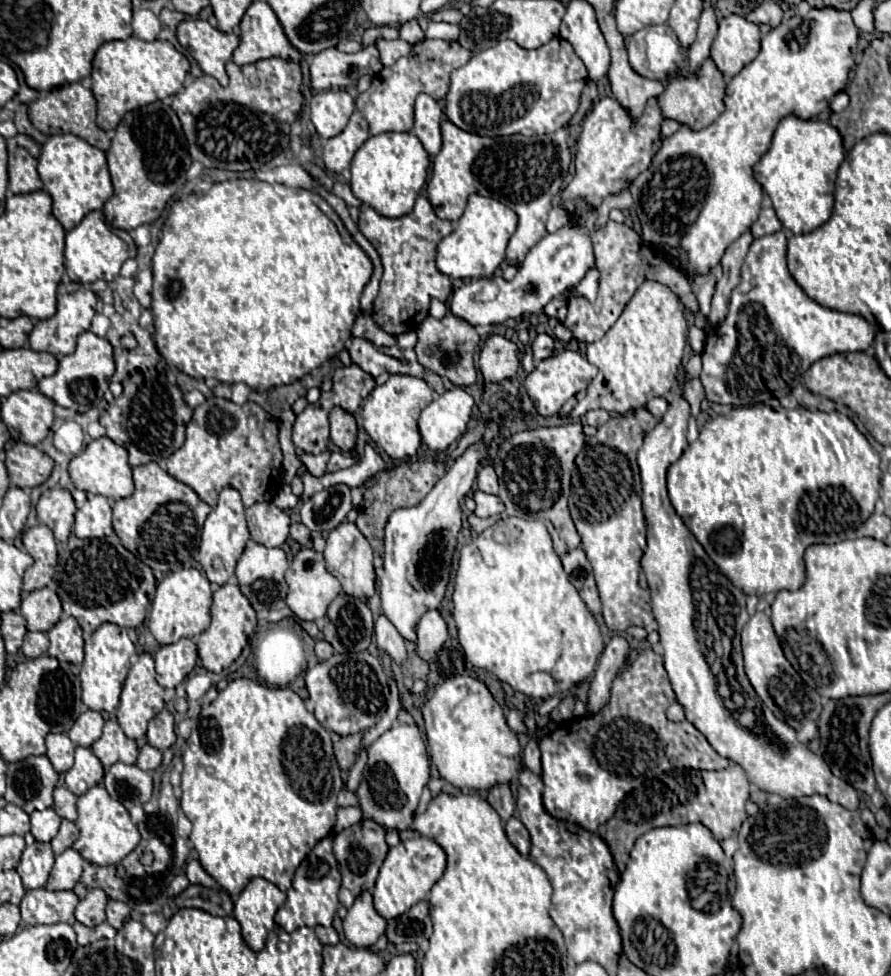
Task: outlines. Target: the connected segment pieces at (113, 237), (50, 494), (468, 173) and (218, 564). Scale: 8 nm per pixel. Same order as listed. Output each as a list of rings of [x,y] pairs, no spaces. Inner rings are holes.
[[[91,211],[85,215],[85,219],[73,227],[65,237],[65,271],[71,281],[91,285],[97,279],[113,281],[119,275],[121,265],[125,259],[135,257],[137,247],[131,239],[131,235],[123,229],[113,229],[105,223],[103,211]]]
[[[47,489],[37,503],[37,519],[47,525],[57,541],[67,541],[75,515],[75,501],[67,489]]]
[[[451,121],[441,123],[443,147],[433,159],[431,179],[427,183],[427,197],[441,219],[457,223],[471,193],[493,197],[509,205],[519,215],[515,235],[507,245],[507,263],[521,267],[525,255],[545,235],[551,199],[563,185],[563,175],[569,171],[571,151],[567,147],[569,129],[561,127],[549,135],[509,135],[509,137],[481,137],[467,133]]]
[[[225,487],[219,495],[217,505],[211,509],[211,513],[205,519],[205,527],[203,527],[203,533],[201,533],[201,545],[199,545],[199,555],[197,555],[197,561],[205,569],[207,579],[211,583],[225,585],[233,577],[237,559],[241,557],[247,541],[249,541],[249,531],[247,531],[247,523],[245,523],[245,507],[241,503],[241,495],[235,489]]]

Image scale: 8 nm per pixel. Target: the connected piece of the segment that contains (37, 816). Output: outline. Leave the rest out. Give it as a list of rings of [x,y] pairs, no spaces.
[[[49,807],[43,811],[31,813],[31,833],[37,841],[51,841],[61,825],[61,817]]]

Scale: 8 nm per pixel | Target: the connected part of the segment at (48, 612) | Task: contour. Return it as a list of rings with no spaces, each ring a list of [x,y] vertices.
[[[49,587],[31,591],[29,595],[25,595],[25,599],[21,603],[21,615],[27,619],[29,631],[49,631],[57,623],[57,619],[61,617],[61,601],[59,601],[57,593],[51,591]]]

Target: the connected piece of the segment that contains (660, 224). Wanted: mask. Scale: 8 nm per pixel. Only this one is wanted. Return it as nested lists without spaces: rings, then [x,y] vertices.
[[[831,7],[811,9],[807,17],[793,17],[789,23],[771,29],[761,41],[759,55],[729,81],[723,115],[701,131],[681,125],[677,133],[663,139],[663,145],[655,153],[649,169],[629,185],[643,229],[643,241],[649,245],[683,249],[687,253],[687,277],[709,275],[709,271],[720,263],[725,249],[757,221],[763,189],[753,179],[753,165],[769,149],[777,123],[785,115],[811,119],[827,109],[831,97],[847,87],[857,41],[859,35],[851,13]]]

